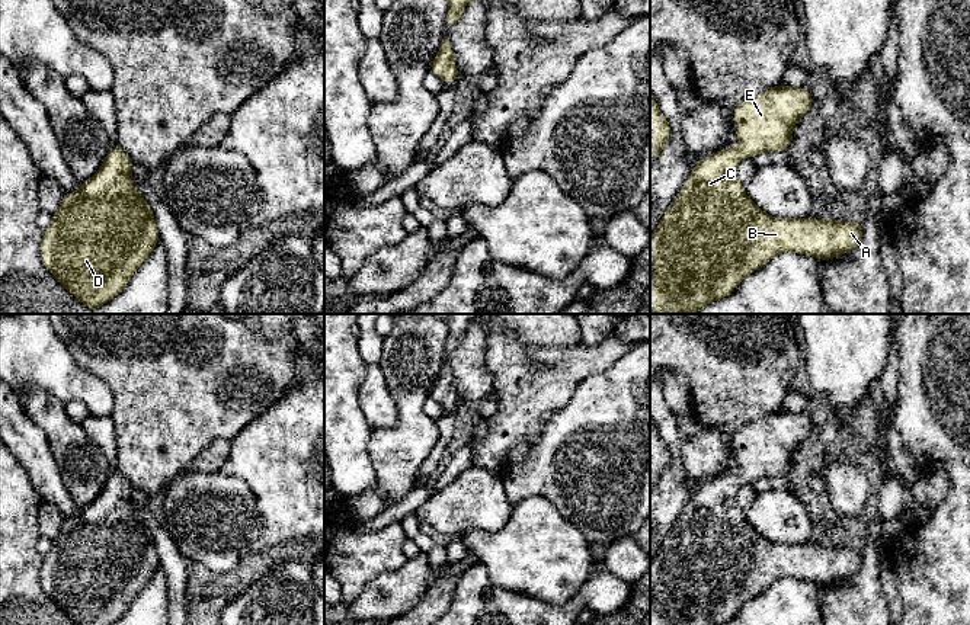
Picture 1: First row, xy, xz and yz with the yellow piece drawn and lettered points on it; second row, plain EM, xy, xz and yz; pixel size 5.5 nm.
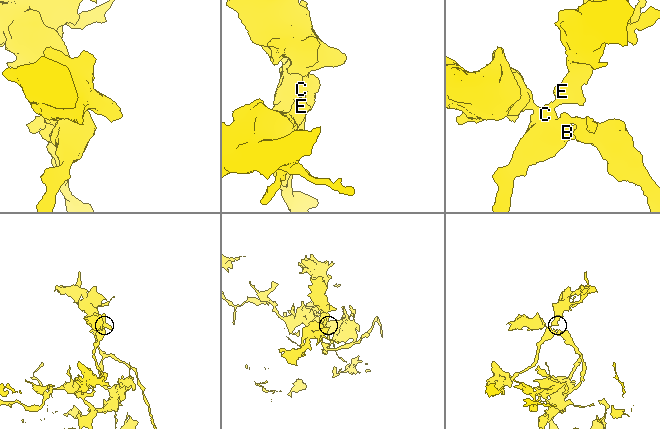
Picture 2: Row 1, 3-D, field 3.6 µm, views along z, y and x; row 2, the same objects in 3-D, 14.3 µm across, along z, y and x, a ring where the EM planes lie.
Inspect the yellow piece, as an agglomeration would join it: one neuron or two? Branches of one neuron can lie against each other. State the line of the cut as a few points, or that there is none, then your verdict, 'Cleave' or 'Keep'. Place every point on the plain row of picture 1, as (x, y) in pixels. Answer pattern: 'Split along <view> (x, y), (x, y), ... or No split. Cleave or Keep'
No split. Keep

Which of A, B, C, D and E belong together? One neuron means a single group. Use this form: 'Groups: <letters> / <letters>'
Groups: A B C D E

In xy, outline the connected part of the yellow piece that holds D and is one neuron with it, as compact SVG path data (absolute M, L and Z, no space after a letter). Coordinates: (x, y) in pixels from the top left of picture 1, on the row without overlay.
M119 471L112 472L100 494L81 513L65 519L42 558L39 581L48 597L77 625L112 625L128 610L134 597L160 567L154 539L132 509L134 487Z

